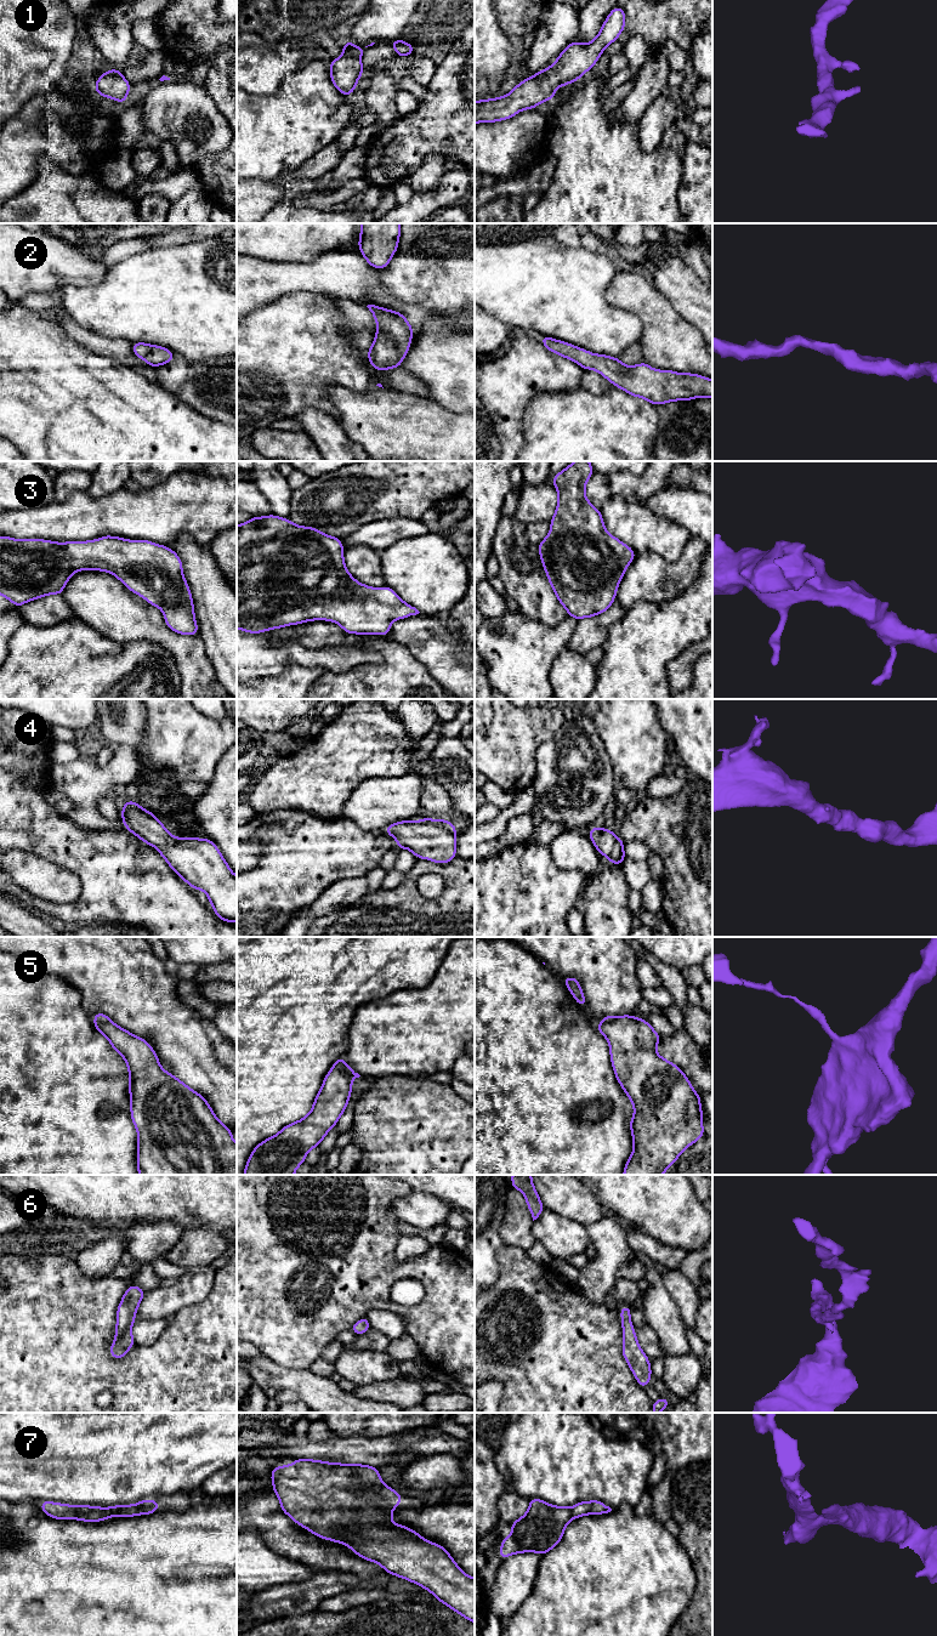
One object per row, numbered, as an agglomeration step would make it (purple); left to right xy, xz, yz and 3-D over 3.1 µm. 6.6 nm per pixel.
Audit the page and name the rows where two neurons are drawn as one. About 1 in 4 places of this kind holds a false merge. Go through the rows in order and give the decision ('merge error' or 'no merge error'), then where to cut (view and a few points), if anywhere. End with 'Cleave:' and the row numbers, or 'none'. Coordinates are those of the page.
1: no merge error; no cut
2: no merge error; no cut
3: no merge error; no cut
4: no merge error; no cut
5: merge error; cut in xy along (109, 1020), (94, 1022)
6: no merge error; no cut
7: no merge error; no cut
Cleave: 5

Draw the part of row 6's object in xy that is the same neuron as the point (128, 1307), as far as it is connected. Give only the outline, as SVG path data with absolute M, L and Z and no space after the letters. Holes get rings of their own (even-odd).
M130 1284L117 1310L115 1340L110 1345L110 1357L119 1359L136 1344L131 1334L140 1302L147 1293Z

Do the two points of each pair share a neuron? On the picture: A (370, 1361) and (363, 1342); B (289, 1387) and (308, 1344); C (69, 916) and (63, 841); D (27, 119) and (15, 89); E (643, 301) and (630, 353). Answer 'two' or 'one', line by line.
A: two
B: two
C: one
D: two
E: two

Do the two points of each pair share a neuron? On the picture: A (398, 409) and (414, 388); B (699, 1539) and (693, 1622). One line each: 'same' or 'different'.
A: different
B: same

